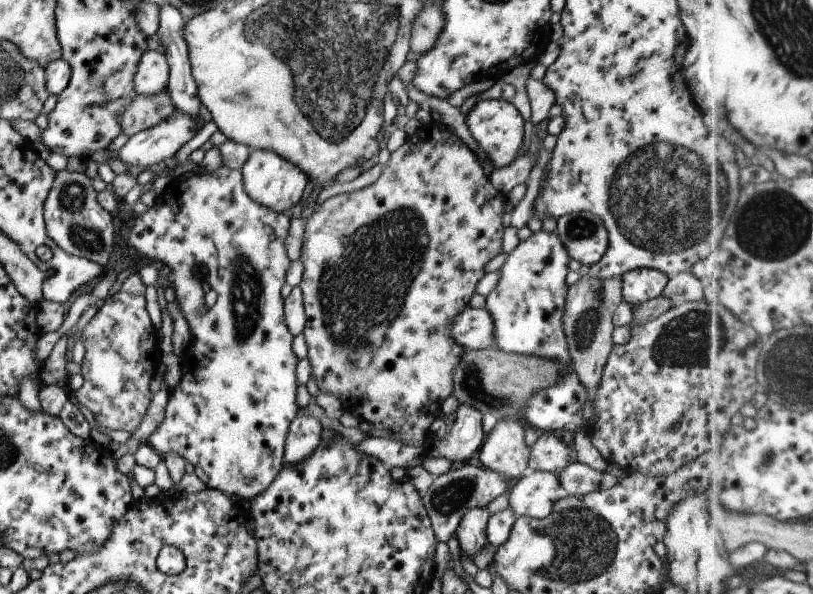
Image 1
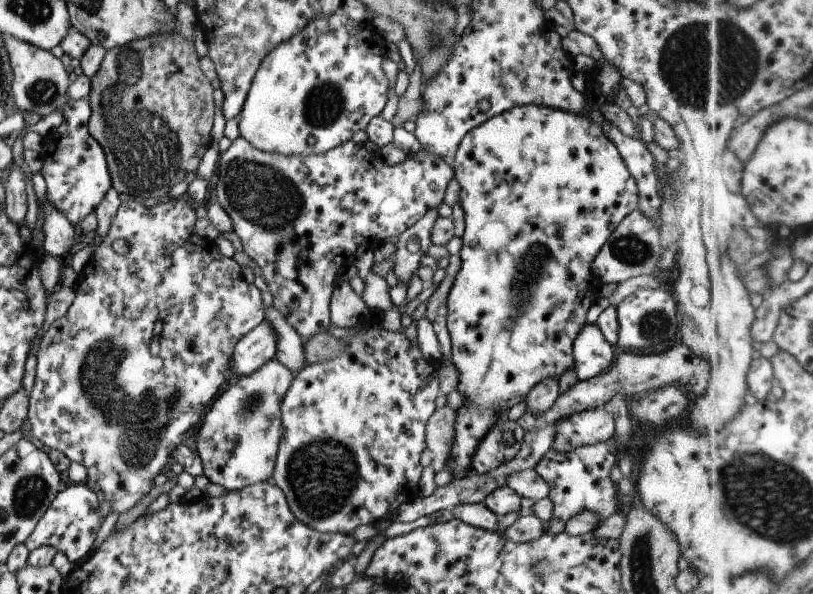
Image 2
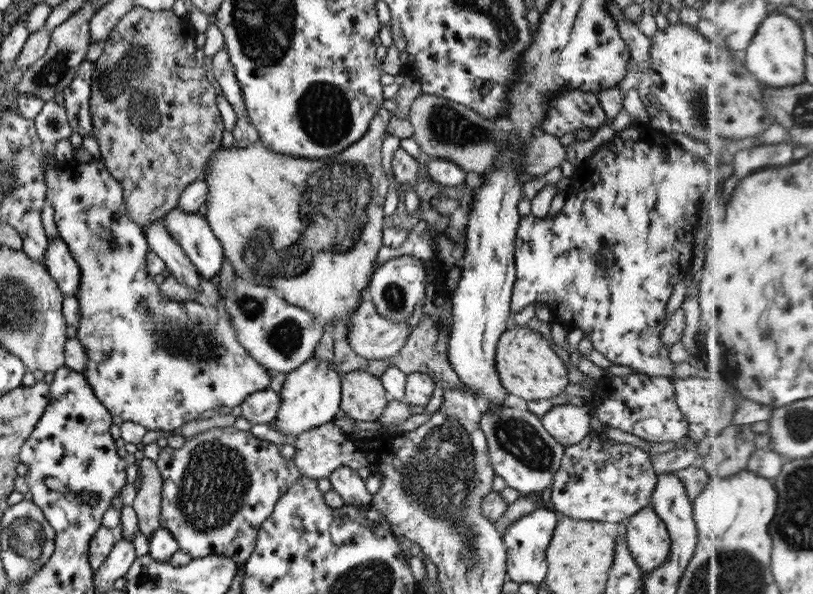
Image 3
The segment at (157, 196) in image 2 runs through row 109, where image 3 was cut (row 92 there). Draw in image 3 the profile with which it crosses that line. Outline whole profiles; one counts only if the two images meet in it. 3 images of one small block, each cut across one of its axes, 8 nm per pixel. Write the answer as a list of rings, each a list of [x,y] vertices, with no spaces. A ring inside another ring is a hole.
[[[134,6],[130,12],[126,13],[114,25],[108,38],[102,43],[104,45],[102,54],[94,63],[95,68],[91,76],[91,98],[89,99],[92,120],[91,136],[96,138],[98,142],[101,158],[106,169],[122,185],[124,201],[126,201],[126,211],[128,211],[130,219],[141,227],[150,225],[152,221],[160,219],[164,214],[168,214],[170,210],[177,208],[182,191],[191,182],[203,176],[204,166],[207,164],[209,157],[218,147],[222,146],[222,136],[225,127],[215,101],[215,88],[208,80],[204,69],[196,61],[195,52],[197,48],[196,43],[194,43],[196,35],[196,29],[194,29],[194,26],[192,26],[186,16],[177,16],[170,9],[152,11],[148,10],[148,8],[142,8],[142,6]]]

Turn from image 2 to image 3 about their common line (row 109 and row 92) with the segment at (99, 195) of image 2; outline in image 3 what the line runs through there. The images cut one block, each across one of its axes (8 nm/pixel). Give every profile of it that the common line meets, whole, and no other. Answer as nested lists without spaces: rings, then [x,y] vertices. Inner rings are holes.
[[[84,60],[78,66],[74,80],[64,88],[64,107],[70,127],[83,138],[92,133],[91,111],[91,76],[95,64]]]

